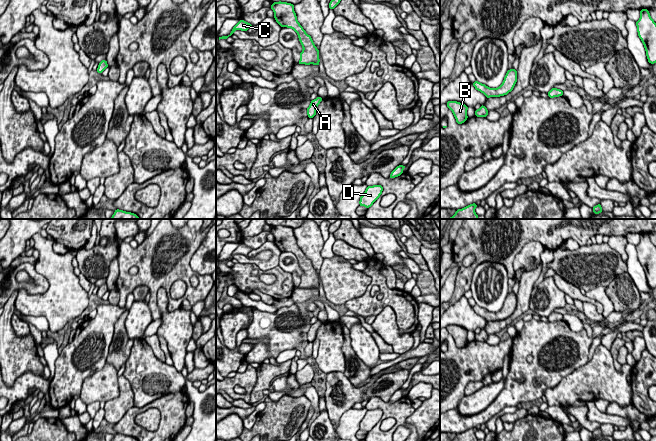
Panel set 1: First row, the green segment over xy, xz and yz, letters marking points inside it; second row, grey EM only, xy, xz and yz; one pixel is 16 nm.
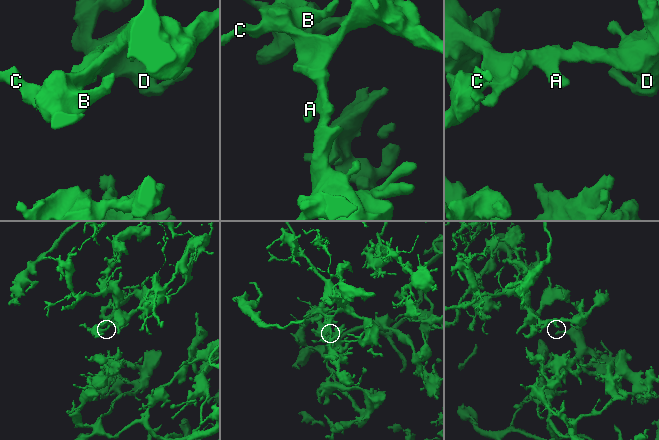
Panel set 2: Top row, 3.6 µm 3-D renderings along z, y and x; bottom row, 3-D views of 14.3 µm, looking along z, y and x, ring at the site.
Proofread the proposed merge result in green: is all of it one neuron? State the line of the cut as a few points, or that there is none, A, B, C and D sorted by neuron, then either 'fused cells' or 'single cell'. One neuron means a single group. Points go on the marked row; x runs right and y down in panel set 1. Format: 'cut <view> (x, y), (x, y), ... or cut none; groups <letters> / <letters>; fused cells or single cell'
cut none; groups A B C D; single cell

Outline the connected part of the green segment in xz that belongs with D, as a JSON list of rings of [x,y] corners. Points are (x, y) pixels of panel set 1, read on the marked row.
[[[381,185],[367,186],[365,192],[360,197],[359,205],[368,209],[380,197],[382,191],[383,187]]]

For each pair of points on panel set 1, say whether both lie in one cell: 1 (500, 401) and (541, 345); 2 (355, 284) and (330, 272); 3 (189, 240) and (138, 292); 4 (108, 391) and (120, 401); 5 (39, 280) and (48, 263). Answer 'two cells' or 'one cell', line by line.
1: one cell
2: one cell
3: two cells
4: two cells
5: two cells

